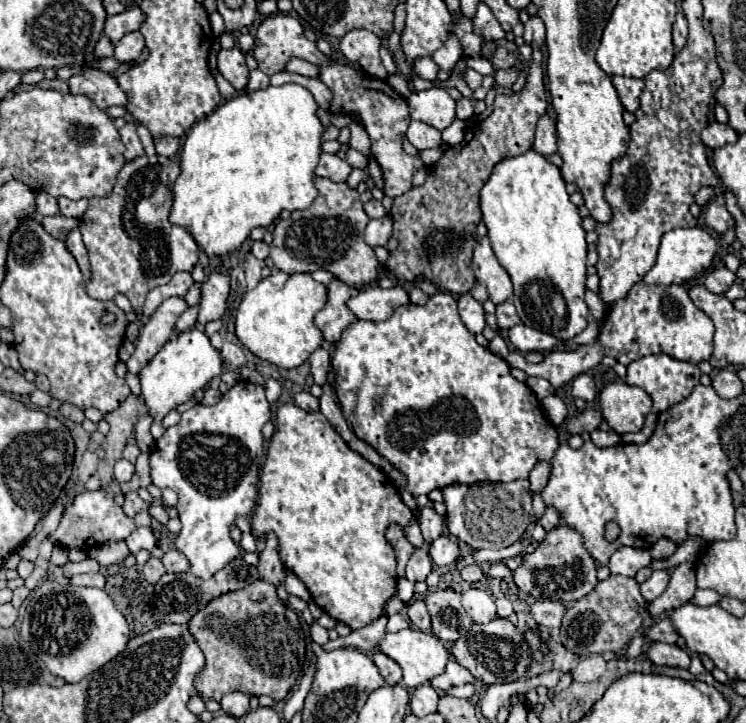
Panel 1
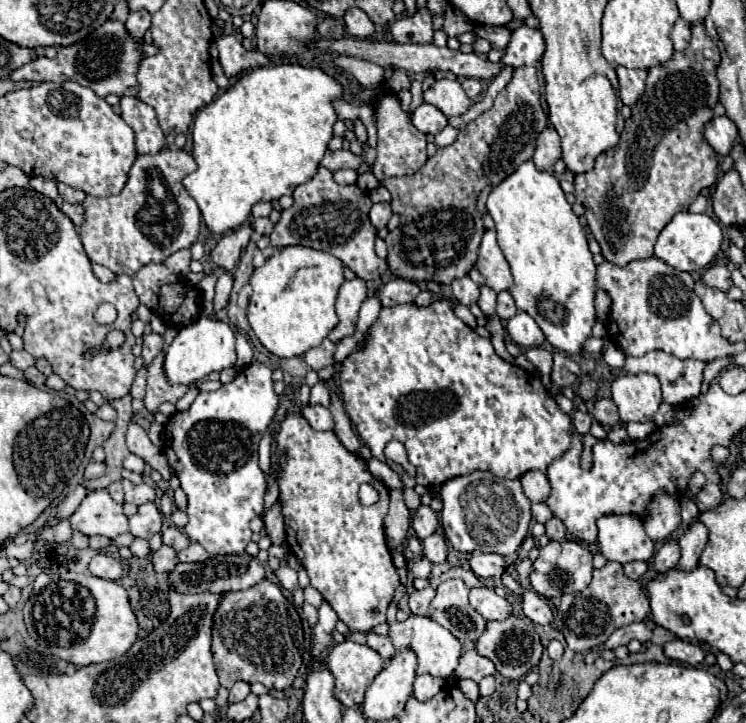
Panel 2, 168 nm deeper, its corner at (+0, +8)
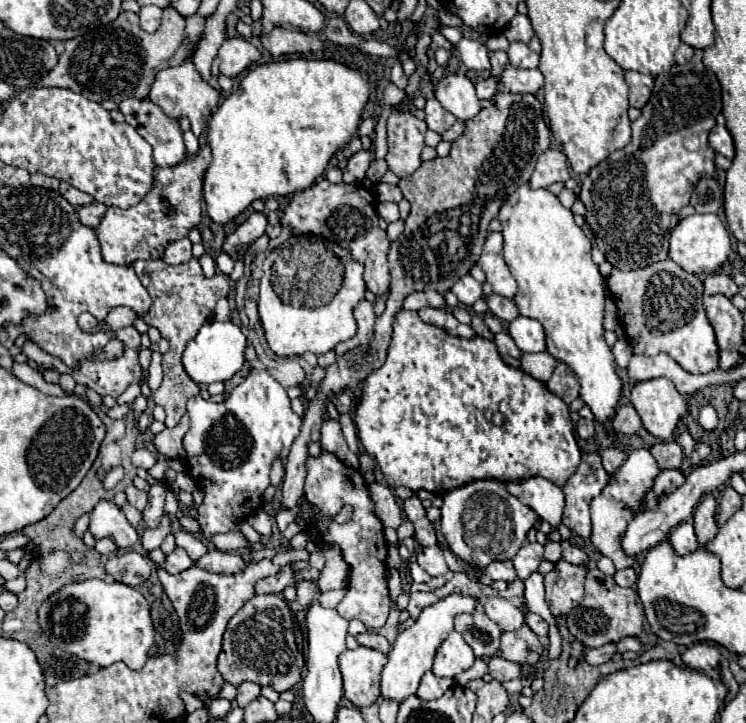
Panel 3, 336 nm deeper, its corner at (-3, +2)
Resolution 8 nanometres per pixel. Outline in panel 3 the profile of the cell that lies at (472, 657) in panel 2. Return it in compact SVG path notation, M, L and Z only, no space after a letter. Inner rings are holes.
M491 657L489 661L489 675L497 681L509 681L509 679L517 679L523 673L523 667L519 667L519 663L511 663L503 657Z

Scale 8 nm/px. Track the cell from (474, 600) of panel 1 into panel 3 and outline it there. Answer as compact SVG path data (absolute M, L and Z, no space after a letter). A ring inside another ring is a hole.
M487 597L483 601L485 613L503 629L503 631L515 631L525 623L525 615L519 607L515 607L511 601L503 597Z

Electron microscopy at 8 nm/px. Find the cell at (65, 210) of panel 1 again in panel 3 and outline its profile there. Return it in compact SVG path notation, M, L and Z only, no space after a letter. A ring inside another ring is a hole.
M61 181L59 191L61 191L61 195L63 195L63 197L73 205L73 207L89 205L89 203L93 203L93 201L95 201L91 195L87 195L87 193L83 193L83 191L75 189L75 187L71 187L71 185L69 185L69 183L65 183L65 181Z

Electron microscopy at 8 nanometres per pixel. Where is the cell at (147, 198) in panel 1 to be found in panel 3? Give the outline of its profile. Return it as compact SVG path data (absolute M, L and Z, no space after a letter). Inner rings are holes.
M203 145L199 155L193 159L167 169L157 167L155 185L139 205L129 209L109 207L101 225L95 229L101 241L103 259L115 265L131 265L137 259L159 259L167 243L187 237L187 231L197 227L201 221L201 179L209 163L211 149L209 145Z

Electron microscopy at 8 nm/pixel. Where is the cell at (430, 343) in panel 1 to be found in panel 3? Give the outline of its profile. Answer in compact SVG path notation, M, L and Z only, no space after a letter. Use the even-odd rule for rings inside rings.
M399 311L397 319L393 323L393 339L391 339L391 345L389 345L389 351L387 351L387 361L383 363L381 369L373 371L363 381L363 385L365 387L363 387L361 399L355 407L357 437L363 443L365 451L377 461L377 467L379 467L383 479L387 481L387 485L391 489L409 487L411 491L425 489L425 491L431 491L431 493L437 493L437 495L445 495L447 491L461 487L461 485L467 485L467 483L477 481L477 479L497 479L497 481L507 483L507 481L521 481L521 479L529 479L529 477L545 477L551 483L563 487L567 483L567 479L577 471L577 465L581 461L581 451L579 451L579 445L577 445L575 435L573 435L573 423L569 419L569 407L557 395L553 395L543 381L523 373L521 369L507 365L501 359L493 341L483 339L483 337L473 337L473 339L451 337L447 331L443 331L435 325L423 323L415 311ZM497 411L501 411L505 415L505 423L501 427L495 427L493 421L491 421L493 413L497 413Z

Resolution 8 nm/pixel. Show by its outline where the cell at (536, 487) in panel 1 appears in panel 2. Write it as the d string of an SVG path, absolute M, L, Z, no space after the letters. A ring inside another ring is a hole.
M528 471L522 475L522 487L524 487L524 493L530 501L546 501L548 493L550 493L550 483L548 483L548 477L546 473L540 473L540 471Z

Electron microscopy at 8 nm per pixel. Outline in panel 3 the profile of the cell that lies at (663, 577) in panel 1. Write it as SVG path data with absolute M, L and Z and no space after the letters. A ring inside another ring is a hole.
M691 521L679 523L679 525L669 533L669 539L671 539L671 543L673 543L675 553L679 553L679 555L687 555L687 553L699 549L697 535L695 535L695 529L693 529L693 523L691 523Z

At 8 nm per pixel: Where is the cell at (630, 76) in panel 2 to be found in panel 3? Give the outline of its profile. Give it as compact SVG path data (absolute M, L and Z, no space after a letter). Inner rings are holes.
M625 71L625 81L629 85L629 103L631 103L631 107L641 109L651 97L653 77L637 73L637 71Z

